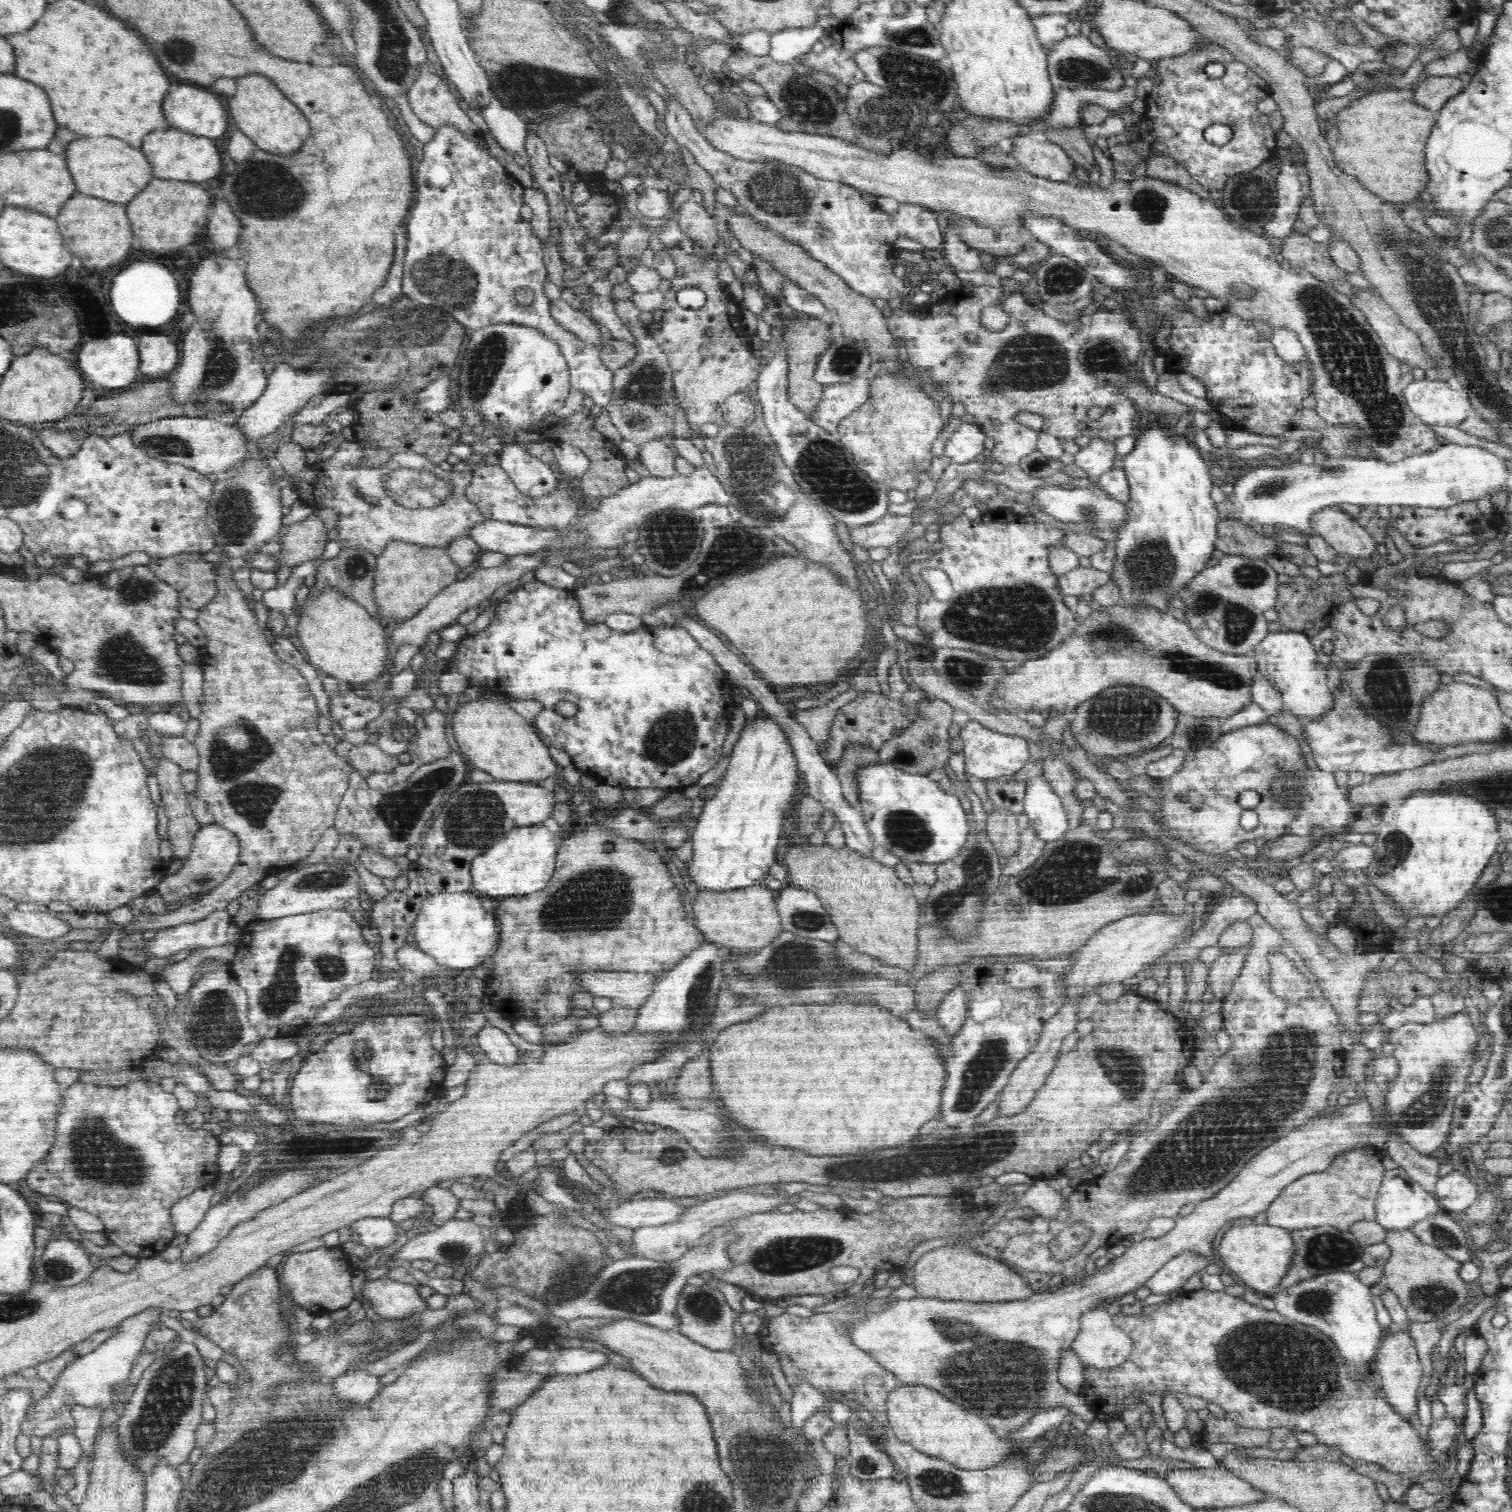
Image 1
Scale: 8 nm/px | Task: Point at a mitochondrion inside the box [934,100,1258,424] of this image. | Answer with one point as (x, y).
(1027, 361)

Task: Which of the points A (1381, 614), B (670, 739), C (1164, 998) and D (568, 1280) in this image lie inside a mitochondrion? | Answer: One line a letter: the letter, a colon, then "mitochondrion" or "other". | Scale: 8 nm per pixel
A: other
B: mitochondrion
C: other
D: mitochondrion

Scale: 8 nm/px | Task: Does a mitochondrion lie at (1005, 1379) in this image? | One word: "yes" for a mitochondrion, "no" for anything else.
yes

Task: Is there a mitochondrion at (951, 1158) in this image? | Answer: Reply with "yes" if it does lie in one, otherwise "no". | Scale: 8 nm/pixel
yes

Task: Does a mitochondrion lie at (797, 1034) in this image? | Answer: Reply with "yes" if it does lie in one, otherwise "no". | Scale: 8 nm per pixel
no

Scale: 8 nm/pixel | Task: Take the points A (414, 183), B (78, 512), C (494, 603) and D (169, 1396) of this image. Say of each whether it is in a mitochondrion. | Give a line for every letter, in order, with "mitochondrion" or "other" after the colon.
A: other
B: other
C: other
D: mitochondrion

